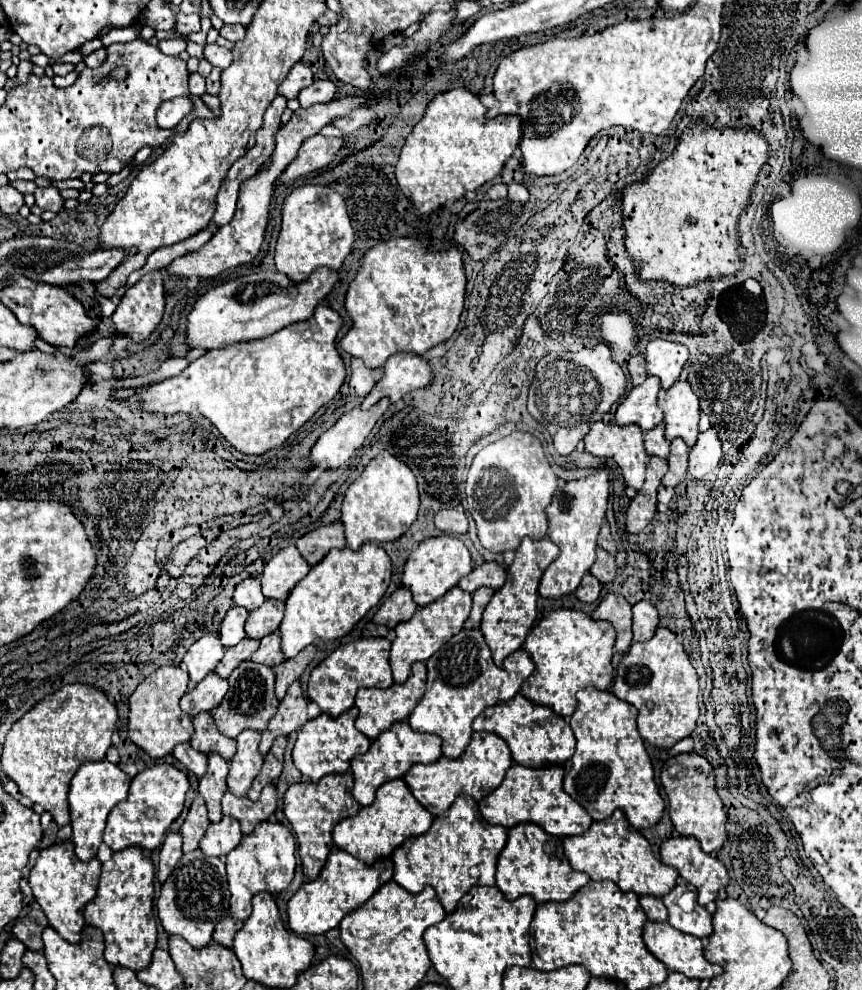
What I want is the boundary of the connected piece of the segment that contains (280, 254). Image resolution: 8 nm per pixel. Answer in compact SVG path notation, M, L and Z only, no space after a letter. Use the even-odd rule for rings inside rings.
M304 185L294 189L282 207L282 231L276 243L276 269L300 283L318 267L338 271L354 243L354 229L344 199L322 185Z

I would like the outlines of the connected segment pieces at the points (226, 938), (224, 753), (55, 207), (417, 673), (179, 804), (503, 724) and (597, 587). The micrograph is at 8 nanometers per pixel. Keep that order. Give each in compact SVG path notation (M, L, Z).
M226 917L226 919L222 919L218 925L216 925L216 929L214 929L214 935L212 935L212 941L214 943L218 943L218 945L222 945L222 947L232 947L232 941L234 941L234 935L242 929L242 921L238 921L238 919L234 919L234 917Z
M202 713L200 717L194 717L192 723L194 723L194 735L190 739L190 745L196 751L200 751L204 755L218 753L226 761L232 761L232 757L236 753L236 741L224 737L216 729L216 723L212 721L210 713Z
M44 187L44 189L36 189L34 191L34 197L36 197L36 205L40 209L48 209L48 211L54 211L58 213L64 205L64 199L60 197L60 191L54 189L54 187Z
M414 663L410 677L406 679L406 683L398 685L394 683L388 689L360 689L356 693L356 707L358 707L358 717L356 717L356 729L362 731L368 739L376 739L380 733L388 731L392 727L392 723L406 719L412 709L416 707L416 703L420 701L420 697L424 695L424 685L426 685L426 665L424 663Z
M154 765L144 769L130 781L126 801L118 803L108 815L108 823L104 829L104 843L112 851L120 851L130 845L154 851L156 847L162 845L170 825L180 817L188 787L190 783L186 773L176 769L174 765Z
M520 693L512 701L494 705L492 709L486 709L484 713L480 713L480 717L476 717L472 729L488 731L488 733L502 737L512 751L514 763L532 767L532 769L562 765L564 761L568 761L572 757L574 745L576 745L574 733L564 717L556 717L556 713L552 713L552 709L546 709L542 705L528 701Z
M590 573L584 575L580 587L576 589L576 597L582 601L582 603L594 603L602 593L602 585L596 577L592 577Z

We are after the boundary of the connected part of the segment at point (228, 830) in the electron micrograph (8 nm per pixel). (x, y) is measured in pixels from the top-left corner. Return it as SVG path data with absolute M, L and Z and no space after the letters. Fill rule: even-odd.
M224 817L220 823L210 823L200 841L200 851L210 857L224 857L234 847L238 847L240 839L242 839L240 823L232 821L230 817Z

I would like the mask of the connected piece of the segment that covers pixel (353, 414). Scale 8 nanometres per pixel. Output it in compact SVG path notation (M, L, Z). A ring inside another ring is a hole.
M382 399L368 411L354 407L348 413L344 413L336 421L336 425L332 425L326 433L322 433L318 443L312 447L310 453L312 465L318 467L324 463L328 465L328 469L336 469L344 465L354 455L354 451L364 445L376 421L390 405L392 405L390 399Z

